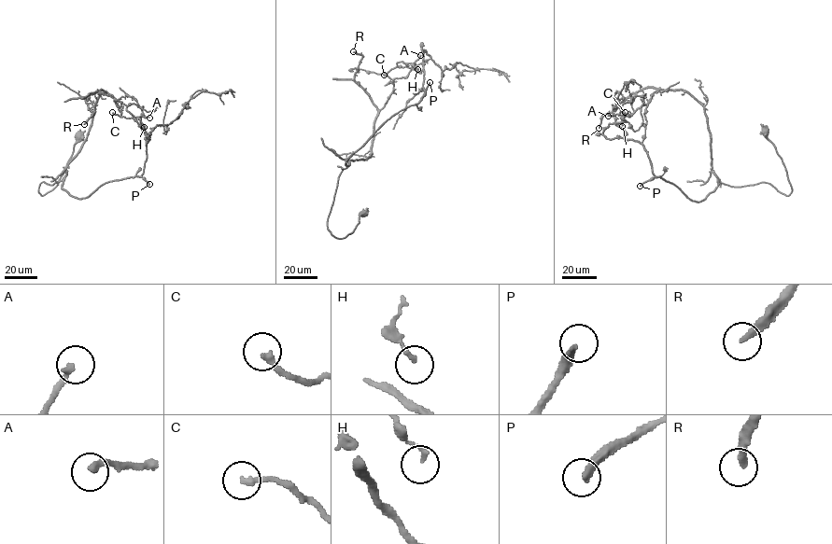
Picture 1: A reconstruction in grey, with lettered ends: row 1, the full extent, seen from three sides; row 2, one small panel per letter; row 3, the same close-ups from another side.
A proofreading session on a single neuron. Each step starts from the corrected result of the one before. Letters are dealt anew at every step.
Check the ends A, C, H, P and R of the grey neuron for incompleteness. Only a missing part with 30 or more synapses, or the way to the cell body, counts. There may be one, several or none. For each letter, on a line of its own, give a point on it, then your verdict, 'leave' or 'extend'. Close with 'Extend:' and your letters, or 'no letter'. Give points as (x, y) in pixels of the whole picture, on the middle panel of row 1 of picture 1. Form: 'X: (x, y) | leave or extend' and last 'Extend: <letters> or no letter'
A: (420, 55) | leave
C: (384, 75) | leave
H: (417, 69) | leave
P: (430, 82) | extend
R: (353, 51) | extend
Extend: P, R

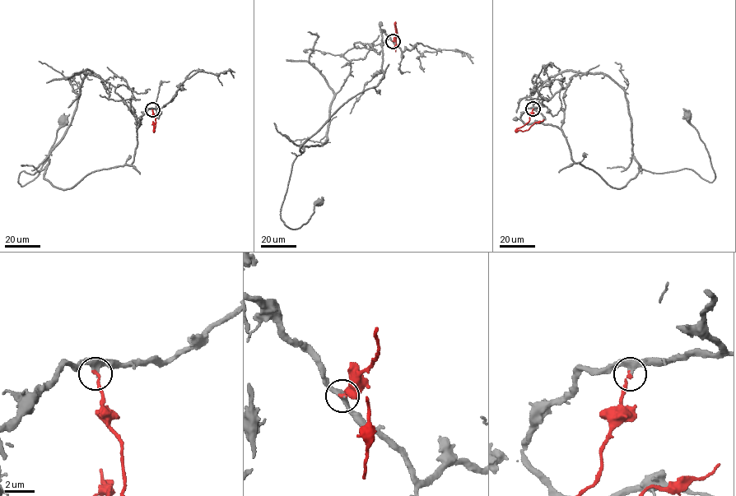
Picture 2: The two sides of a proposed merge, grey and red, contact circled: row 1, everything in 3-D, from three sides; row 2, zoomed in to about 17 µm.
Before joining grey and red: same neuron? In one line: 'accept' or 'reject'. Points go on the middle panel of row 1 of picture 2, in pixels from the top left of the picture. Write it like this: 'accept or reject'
accept

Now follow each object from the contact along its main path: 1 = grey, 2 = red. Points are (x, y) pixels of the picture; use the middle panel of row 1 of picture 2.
1: (393, 41), (380, 29), (379, 82), (347, 101), (300, 147), (281, 218), (299, 228), (318, 202)
2: (393, 41), (397, 36), (395, 24), (395, 51)

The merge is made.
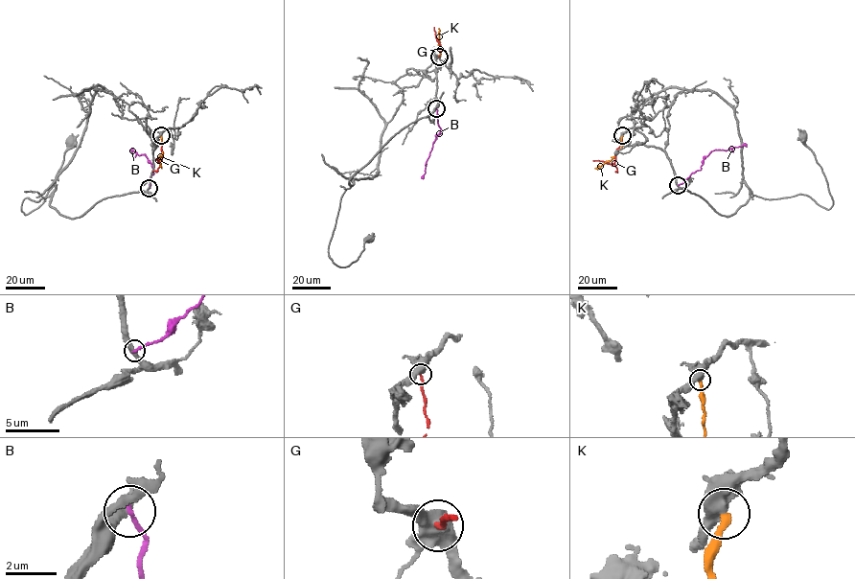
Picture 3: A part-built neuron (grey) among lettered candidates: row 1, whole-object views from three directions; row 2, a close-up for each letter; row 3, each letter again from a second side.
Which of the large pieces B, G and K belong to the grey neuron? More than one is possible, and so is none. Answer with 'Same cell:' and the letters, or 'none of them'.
Same cell: none of them

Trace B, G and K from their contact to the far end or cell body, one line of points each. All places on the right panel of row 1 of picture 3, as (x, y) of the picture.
B: (678, 185), (701, 169), (703, 160), (712, 150), (747, 146)
G: (622, 135), (613, 163), (592, 160)
K: (622, 135), (621, 147), (615, 155), (594, 169)

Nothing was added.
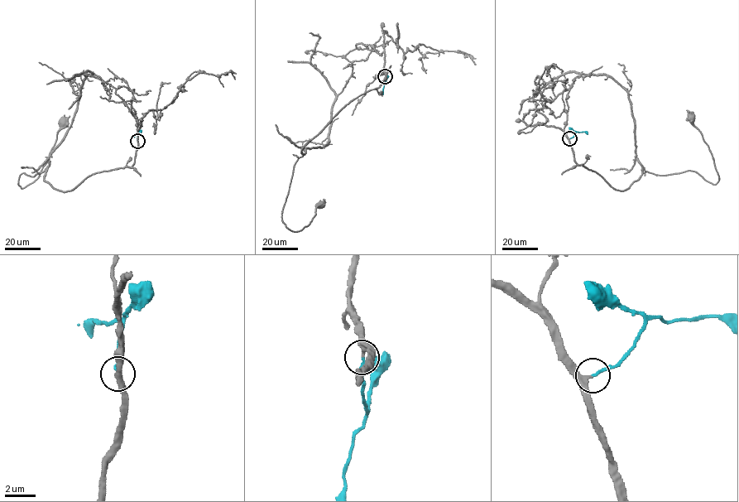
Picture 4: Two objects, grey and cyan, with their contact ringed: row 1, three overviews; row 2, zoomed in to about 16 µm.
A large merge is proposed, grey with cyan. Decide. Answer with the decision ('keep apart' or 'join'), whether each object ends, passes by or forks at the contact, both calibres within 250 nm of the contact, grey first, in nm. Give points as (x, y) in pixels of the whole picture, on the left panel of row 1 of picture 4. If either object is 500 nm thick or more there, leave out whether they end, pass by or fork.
join | grey passes by | cyan ends | 240/170 nm

